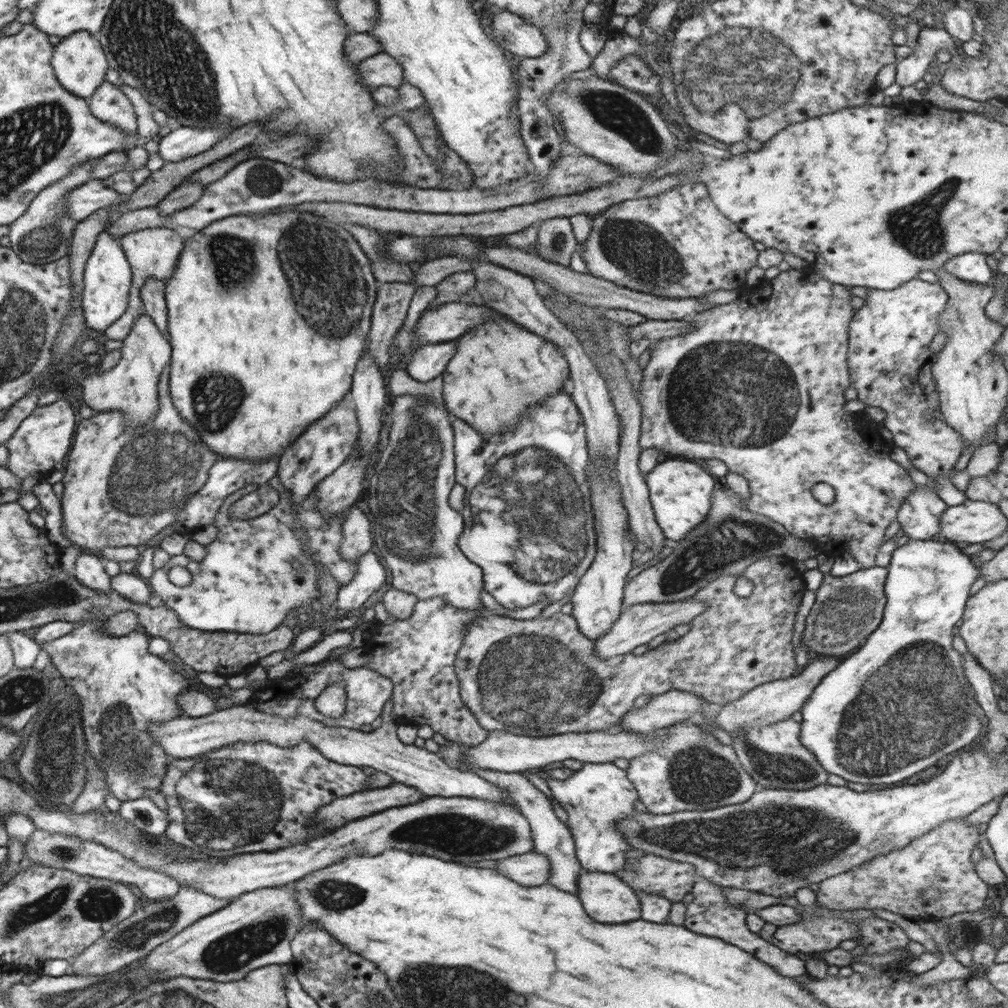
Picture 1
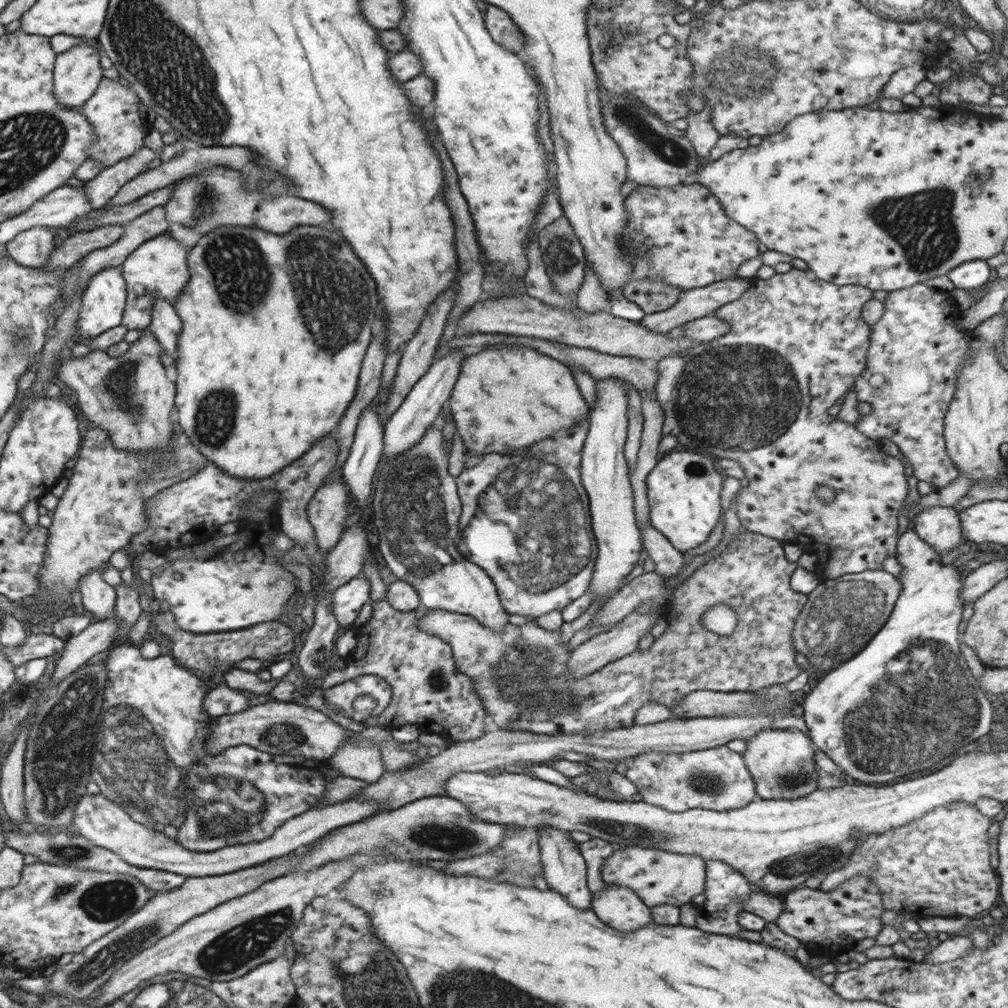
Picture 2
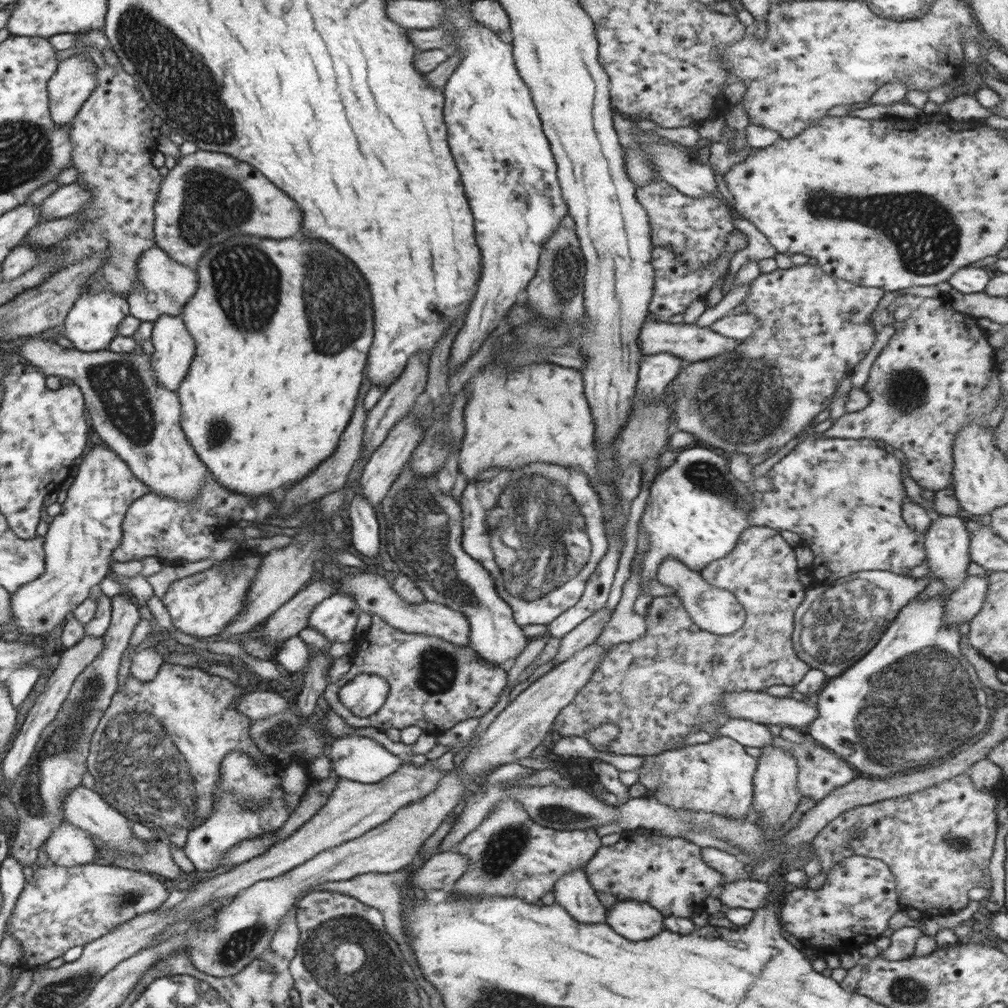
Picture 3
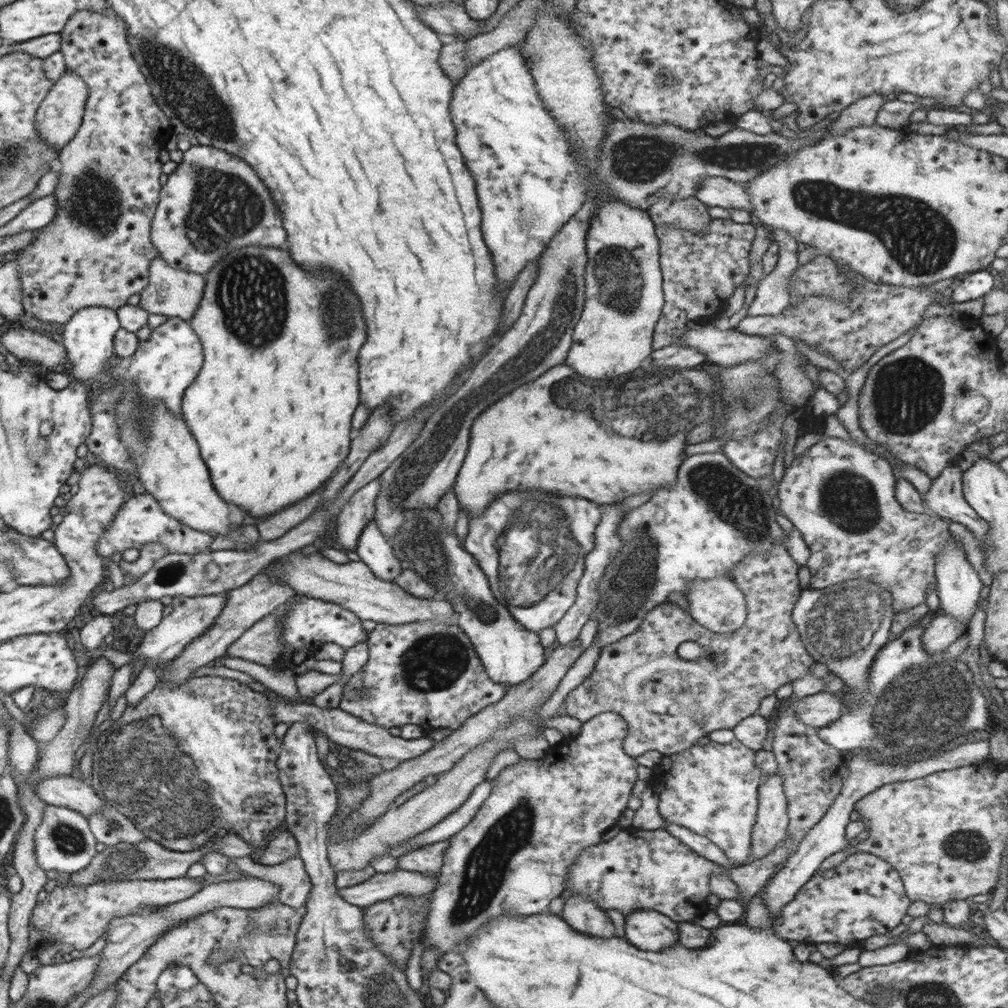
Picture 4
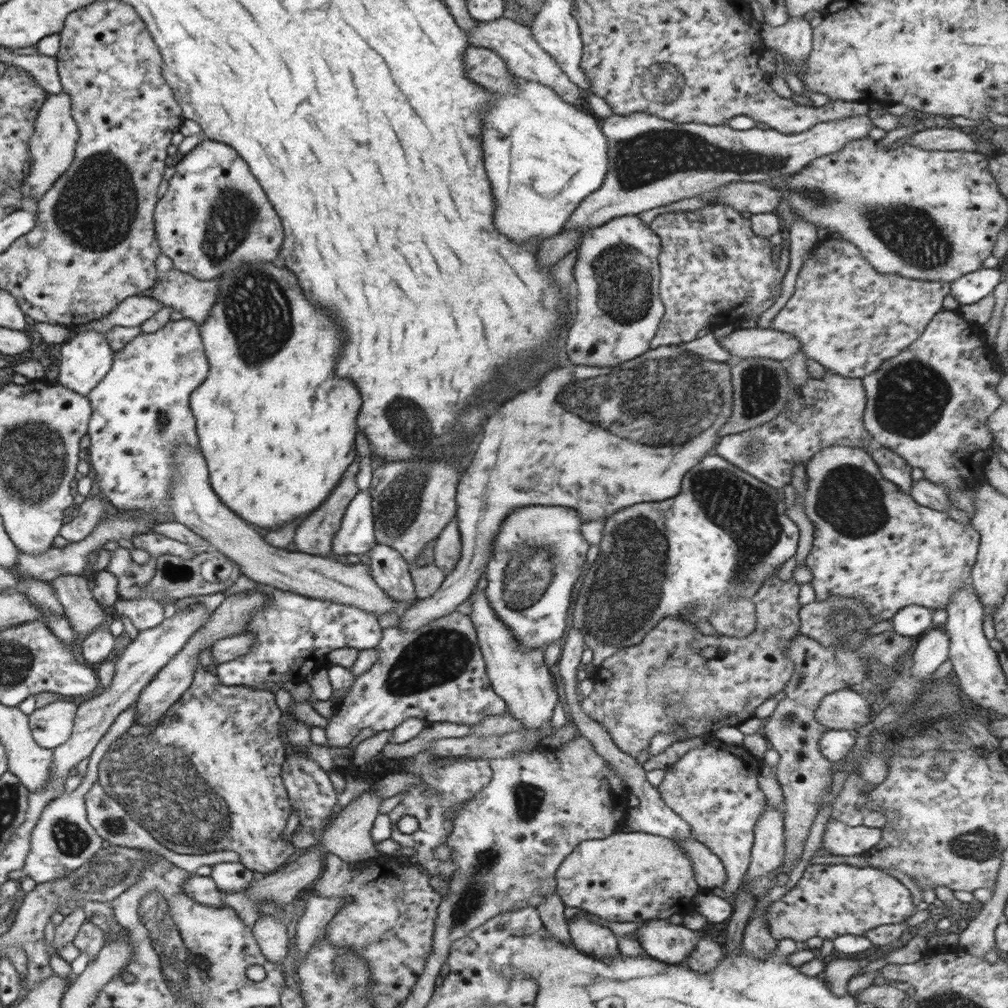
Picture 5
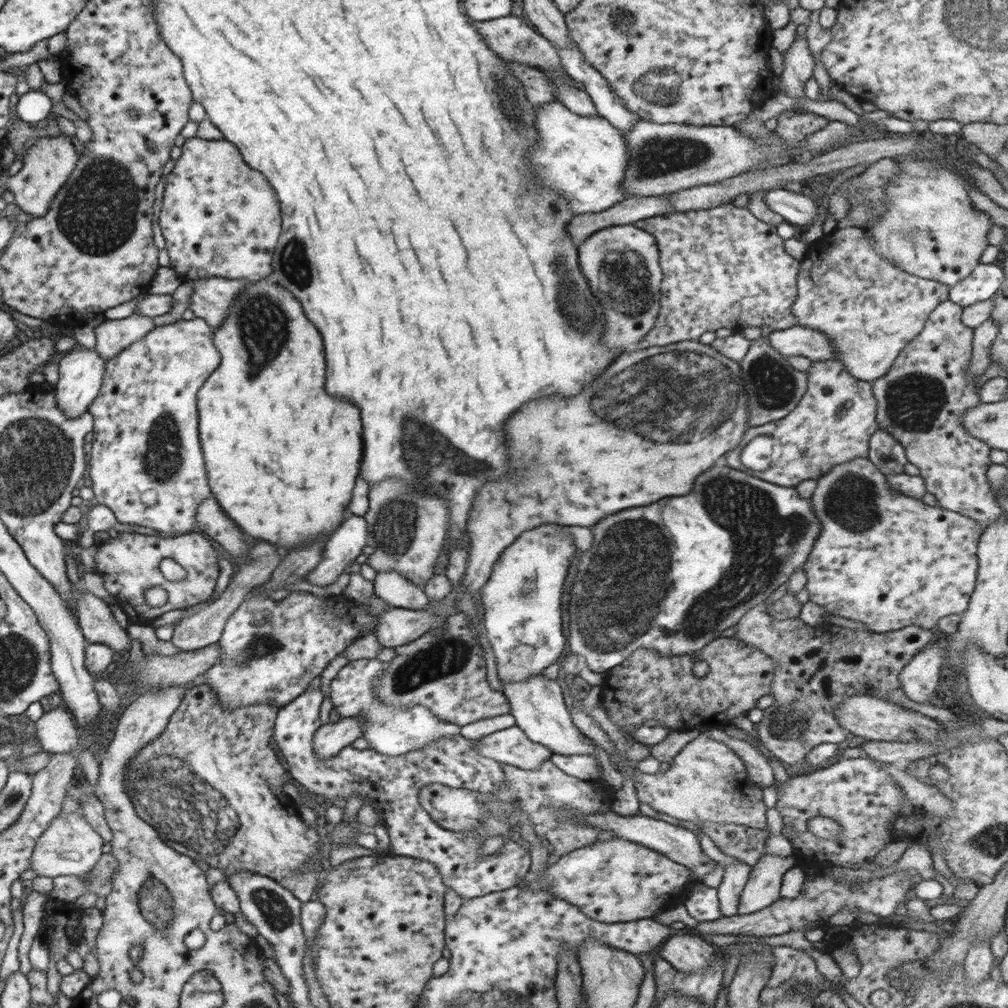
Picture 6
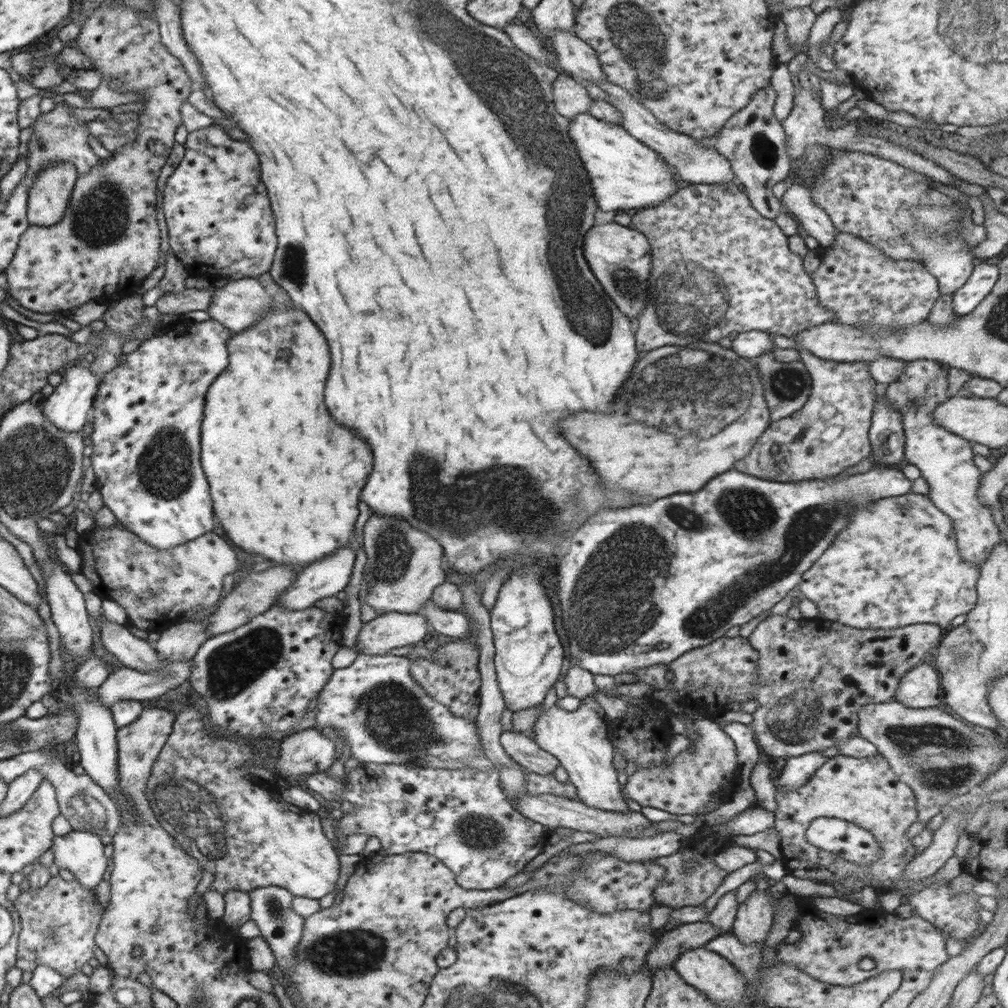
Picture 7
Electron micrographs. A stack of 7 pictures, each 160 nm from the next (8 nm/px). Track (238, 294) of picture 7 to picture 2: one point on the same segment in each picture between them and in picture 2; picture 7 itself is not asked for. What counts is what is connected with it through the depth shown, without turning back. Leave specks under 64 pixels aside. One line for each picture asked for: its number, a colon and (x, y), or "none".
2: (157, 269)
3: (163, 286)
4: (172, 292)
5: (193, 297)
6: (211, 298)

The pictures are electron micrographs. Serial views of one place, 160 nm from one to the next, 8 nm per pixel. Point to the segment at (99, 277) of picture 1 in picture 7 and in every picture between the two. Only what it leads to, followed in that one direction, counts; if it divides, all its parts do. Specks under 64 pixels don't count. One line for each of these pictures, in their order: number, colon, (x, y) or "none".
2: (103, 300)
3: (92, 322)
4: (88, 336)
5: (85, 358)
6: (81, 370)
7: (67, 408)

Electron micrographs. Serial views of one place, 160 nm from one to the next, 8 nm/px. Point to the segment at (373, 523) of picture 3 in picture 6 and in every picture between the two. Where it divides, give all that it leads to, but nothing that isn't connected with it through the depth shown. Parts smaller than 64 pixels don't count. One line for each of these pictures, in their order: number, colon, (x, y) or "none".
4: (374, 548)
5: (390, 570)
6: (390, 586)

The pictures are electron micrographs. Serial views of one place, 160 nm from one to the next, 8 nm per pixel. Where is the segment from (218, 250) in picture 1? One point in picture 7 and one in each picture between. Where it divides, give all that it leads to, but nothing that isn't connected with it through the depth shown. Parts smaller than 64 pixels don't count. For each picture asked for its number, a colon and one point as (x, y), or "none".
2: (259, 382)
3: (267, 396)
4: (270, 409)
5: (276, 426)
6: (277, 448)
7: (285, 481)

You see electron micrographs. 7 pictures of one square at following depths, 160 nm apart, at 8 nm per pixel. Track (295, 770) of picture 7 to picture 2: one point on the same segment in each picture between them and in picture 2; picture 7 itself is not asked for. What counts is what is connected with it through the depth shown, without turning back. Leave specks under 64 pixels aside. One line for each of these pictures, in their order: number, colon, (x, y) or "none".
2: (429, 691)
3: (433, 684)
4: (428, 674)
5: (436, 673)
6: (329, 740)

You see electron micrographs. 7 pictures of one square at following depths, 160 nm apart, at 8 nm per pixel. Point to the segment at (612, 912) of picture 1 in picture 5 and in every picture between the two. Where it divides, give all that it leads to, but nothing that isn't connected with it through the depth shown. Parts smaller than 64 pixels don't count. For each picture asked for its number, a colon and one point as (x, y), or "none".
2: (620, 907)
3: (635, 920)
4: (648, 929)
5: (661, 940)

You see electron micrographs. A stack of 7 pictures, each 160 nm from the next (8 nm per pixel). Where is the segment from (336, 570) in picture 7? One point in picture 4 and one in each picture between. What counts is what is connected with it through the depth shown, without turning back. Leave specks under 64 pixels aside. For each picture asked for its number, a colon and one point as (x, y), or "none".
4: (353, 517)
5: (356, 535)
6: (347, 543)

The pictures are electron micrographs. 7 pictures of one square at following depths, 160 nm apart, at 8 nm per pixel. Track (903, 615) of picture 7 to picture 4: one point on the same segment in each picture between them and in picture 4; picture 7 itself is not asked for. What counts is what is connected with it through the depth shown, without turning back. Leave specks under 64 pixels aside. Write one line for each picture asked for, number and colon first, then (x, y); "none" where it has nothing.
4: (841, 497)
5: (872, 542)
6: (887, 560)

